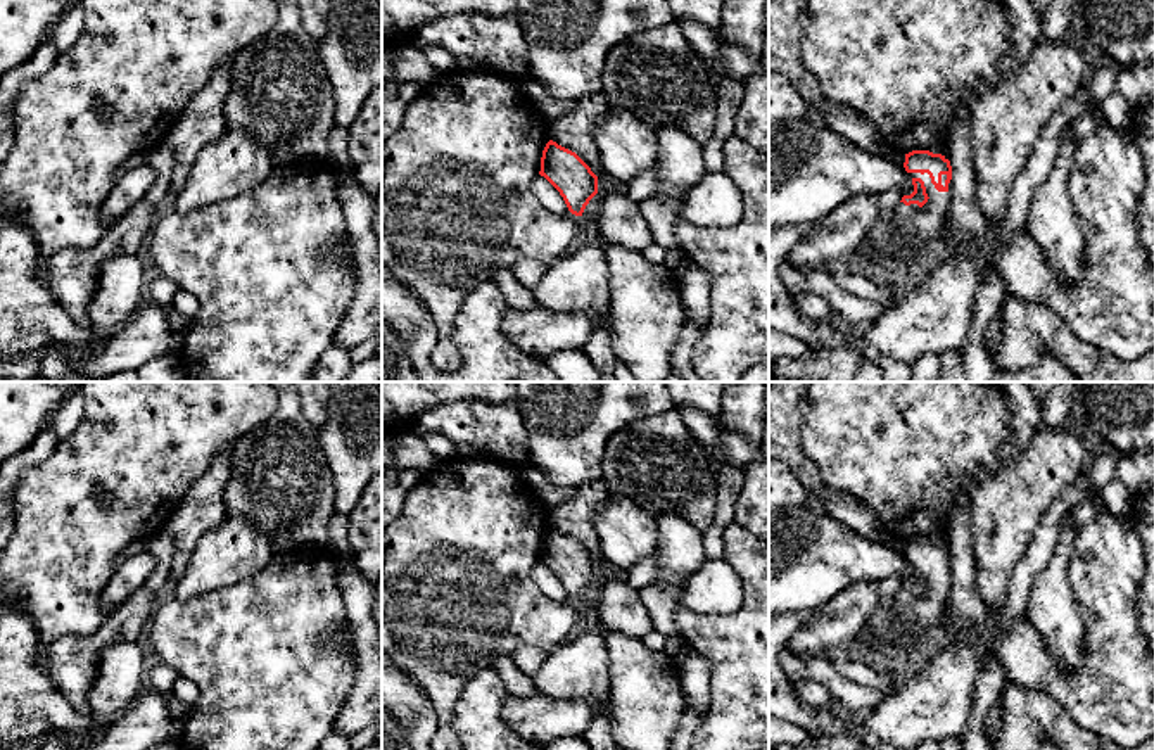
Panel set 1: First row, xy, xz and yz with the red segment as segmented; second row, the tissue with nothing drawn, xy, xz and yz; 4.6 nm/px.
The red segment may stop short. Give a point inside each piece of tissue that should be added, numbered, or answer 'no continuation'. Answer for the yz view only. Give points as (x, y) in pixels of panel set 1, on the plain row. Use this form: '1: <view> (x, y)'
1: yz (914, 612)

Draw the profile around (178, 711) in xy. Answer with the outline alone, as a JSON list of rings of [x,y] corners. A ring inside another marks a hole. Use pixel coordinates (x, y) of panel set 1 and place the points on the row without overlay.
[[[169,693],[166,696],[166,709],[174,722],[183,722],[192,712],[192,703],[181,702],[176,695]]]

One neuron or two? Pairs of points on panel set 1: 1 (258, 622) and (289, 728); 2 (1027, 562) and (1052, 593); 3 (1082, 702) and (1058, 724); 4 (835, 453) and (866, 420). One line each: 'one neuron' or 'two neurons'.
1: one neuron
2: two neurons
3: two neurons
4: one neuron

